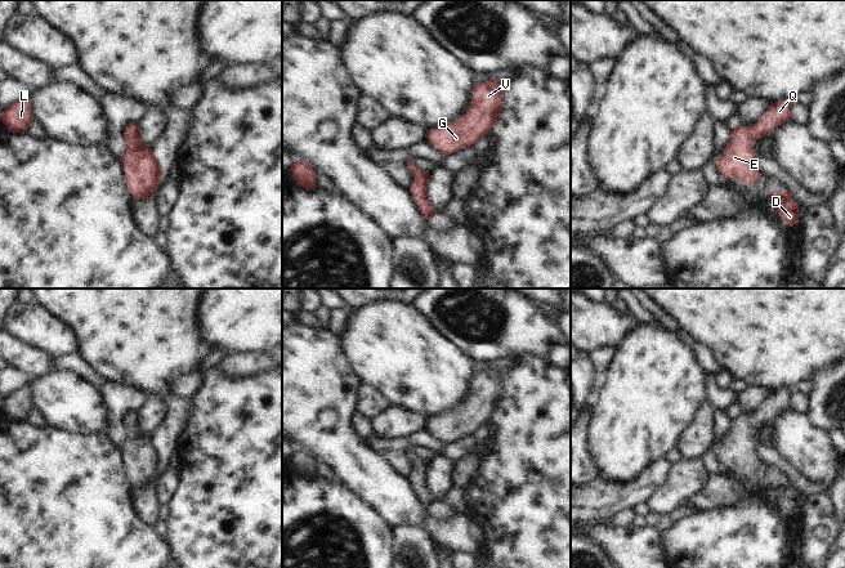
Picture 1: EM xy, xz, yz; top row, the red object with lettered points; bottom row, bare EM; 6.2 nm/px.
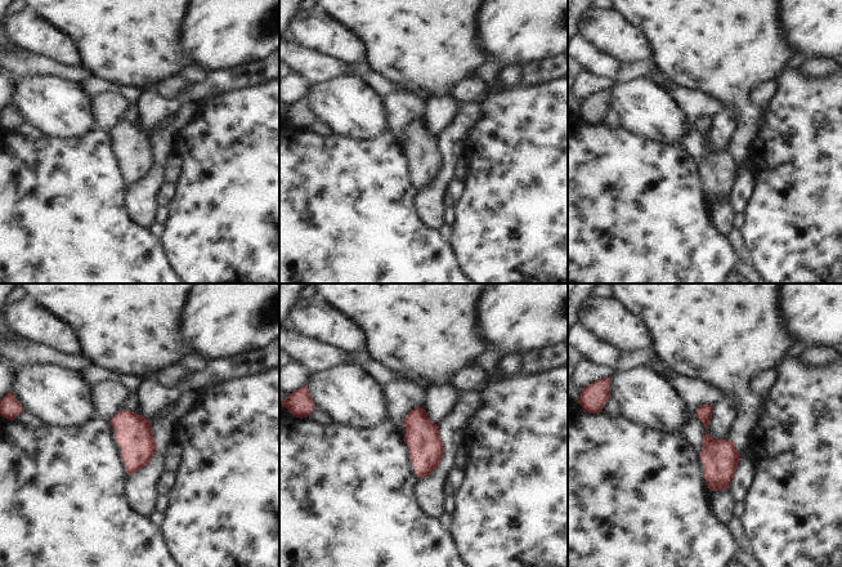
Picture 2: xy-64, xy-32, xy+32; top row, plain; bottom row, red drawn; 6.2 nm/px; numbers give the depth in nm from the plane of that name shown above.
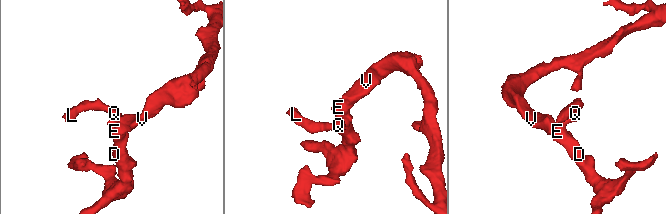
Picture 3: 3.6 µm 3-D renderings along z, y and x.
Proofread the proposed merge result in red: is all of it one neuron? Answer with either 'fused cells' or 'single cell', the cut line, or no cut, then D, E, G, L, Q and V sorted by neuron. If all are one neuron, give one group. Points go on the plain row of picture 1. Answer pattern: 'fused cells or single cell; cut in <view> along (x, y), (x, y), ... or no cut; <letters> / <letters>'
single cell; no cut; D E G L Q V

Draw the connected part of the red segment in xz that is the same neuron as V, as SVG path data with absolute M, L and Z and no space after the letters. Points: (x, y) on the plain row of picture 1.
M488 368L477 374L470 394L457 410L430 417L428 429L442 444L471 435L487 424L502 401L504 371Z

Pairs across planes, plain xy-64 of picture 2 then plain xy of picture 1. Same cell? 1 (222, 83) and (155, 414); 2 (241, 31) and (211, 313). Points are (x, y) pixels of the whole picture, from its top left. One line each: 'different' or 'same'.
1: same
2: same

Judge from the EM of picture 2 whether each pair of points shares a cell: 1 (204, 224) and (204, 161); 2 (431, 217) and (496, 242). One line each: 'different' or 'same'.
1: same
2: different

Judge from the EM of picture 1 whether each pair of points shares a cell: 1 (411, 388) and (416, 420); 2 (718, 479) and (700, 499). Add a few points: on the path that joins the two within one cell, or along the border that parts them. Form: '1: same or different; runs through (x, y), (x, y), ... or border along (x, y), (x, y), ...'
1: different; border along (393, 405), (430, 416)
2: same; runs through (715, 484), (705, 495)

